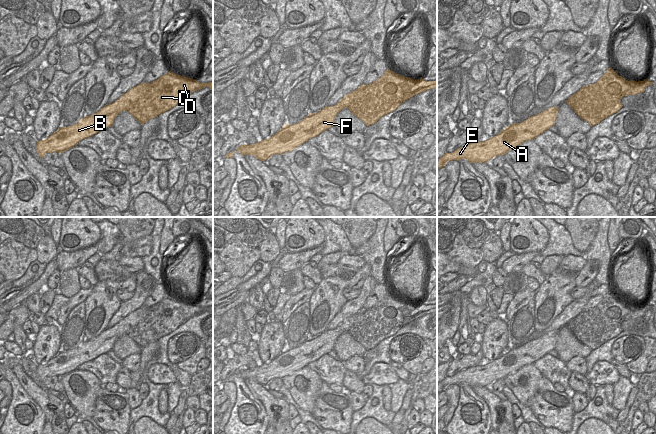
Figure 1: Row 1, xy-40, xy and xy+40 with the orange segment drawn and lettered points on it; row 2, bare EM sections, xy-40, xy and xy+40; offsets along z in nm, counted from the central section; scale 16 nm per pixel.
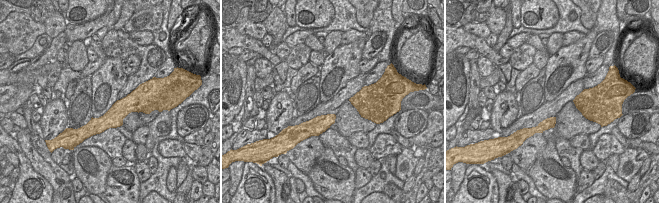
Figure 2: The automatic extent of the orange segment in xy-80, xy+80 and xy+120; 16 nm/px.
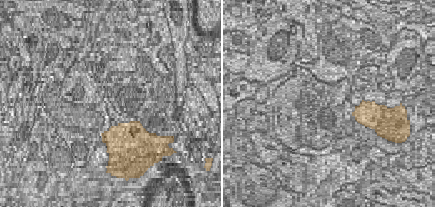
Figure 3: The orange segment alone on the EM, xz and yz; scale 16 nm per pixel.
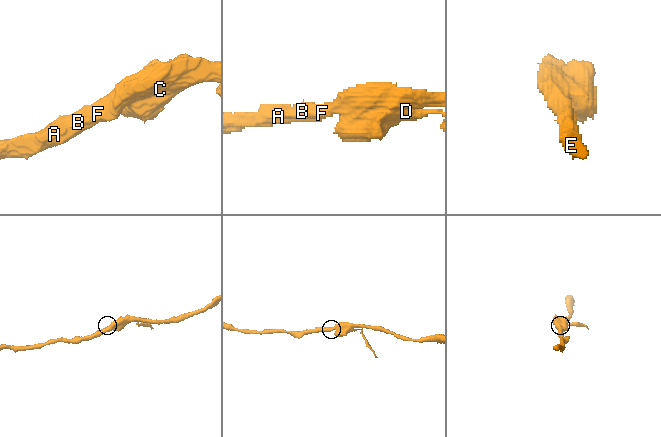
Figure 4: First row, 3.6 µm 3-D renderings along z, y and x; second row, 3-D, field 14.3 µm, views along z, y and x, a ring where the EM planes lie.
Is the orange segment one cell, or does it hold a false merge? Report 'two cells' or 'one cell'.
two cells

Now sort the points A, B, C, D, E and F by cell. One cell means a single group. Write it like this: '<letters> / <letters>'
A B E F / C D

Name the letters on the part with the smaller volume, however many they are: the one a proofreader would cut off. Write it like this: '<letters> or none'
C, D.

